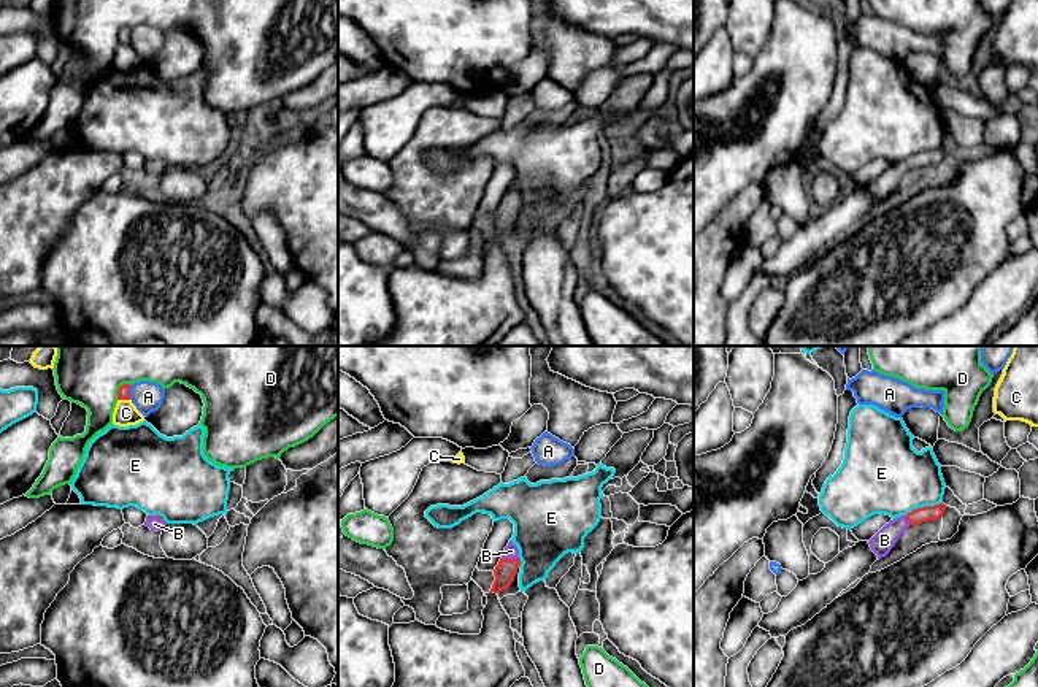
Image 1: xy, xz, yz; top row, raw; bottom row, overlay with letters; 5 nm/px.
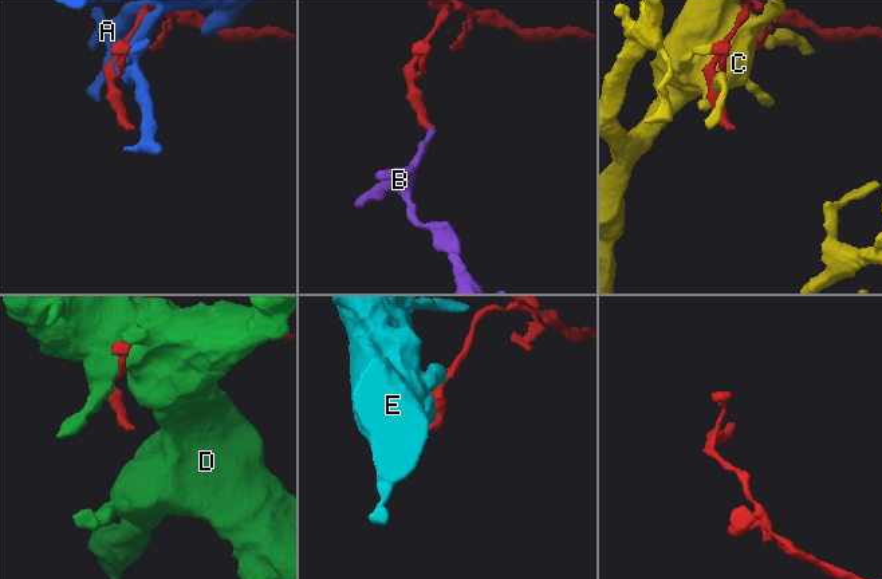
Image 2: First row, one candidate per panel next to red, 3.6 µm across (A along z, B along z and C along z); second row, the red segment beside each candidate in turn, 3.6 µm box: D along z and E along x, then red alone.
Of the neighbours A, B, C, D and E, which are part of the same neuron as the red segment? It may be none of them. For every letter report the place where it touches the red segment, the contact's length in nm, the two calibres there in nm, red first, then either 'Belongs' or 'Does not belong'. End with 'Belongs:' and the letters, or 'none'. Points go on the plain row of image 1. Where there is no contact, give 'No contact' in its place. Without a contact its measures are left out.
A: Touches red at xy (129, 37). Shared border 70 nm. Thickness 60 nm (red) against 150 nm. Does not belong
B: Touches red at xz (511, 203). Shared border 90 nm. Thickness 110 nm (red) against 70 nm. Belongs
C: Touches red at xy (124, 43). Shared border 60 nm. Thickness 60 nm (red) against 120 nm. Does not belong
D: Touches red at xy (119, 34). Shared border 110 nm. Thickness 60 nm (red) against 280 nm. Does not belong
E: Touches red at yz (924, 151). Shared border 200 nm. Thickness 80 nm (red) against 400 nm. Does not belong
Belongs: B

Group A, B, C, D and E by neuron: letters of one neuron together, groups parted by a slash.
A / B / C / D / E

